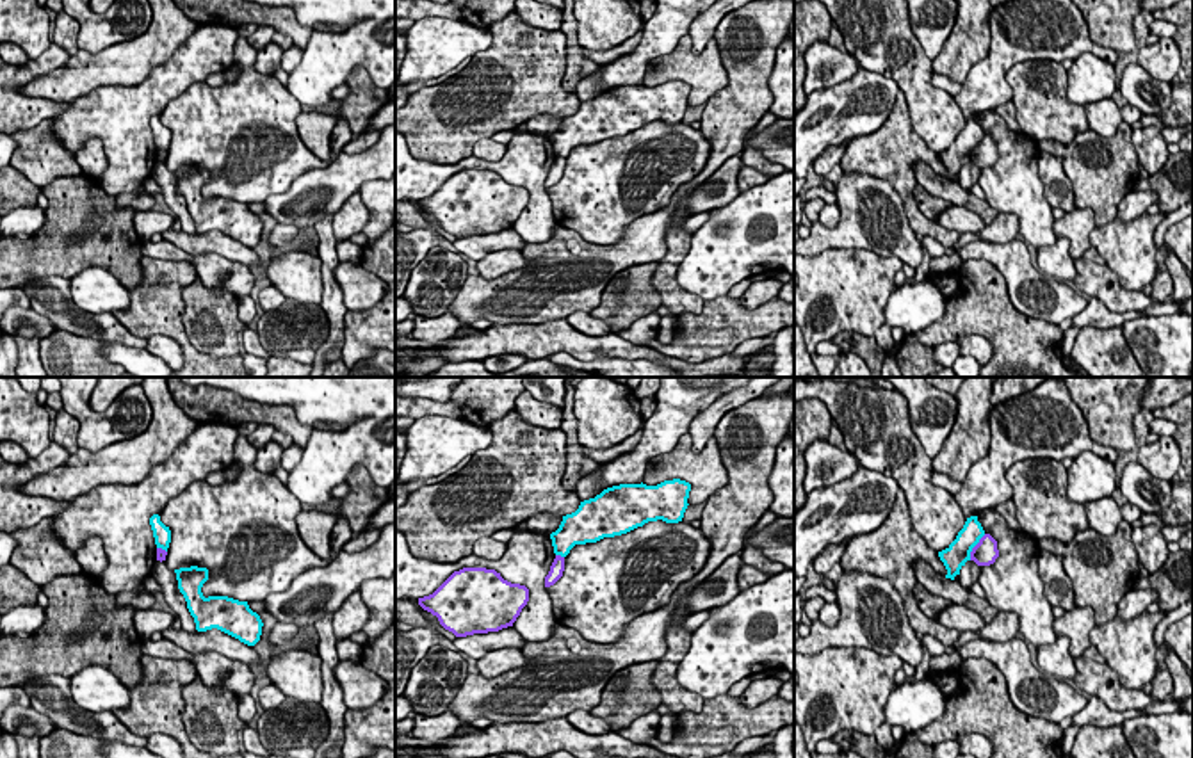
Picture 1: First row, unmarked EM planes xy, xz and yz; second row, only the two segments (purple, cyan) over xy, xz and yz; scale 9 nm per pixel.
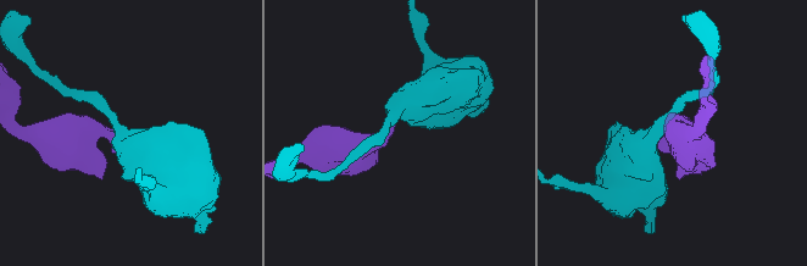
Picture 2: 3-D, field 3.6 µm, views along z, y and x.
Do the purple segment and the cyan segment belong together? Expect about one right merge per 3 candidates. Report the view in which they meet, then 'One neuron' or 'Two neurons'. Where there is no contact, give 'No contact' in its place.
Touches purple in yz. Two neurons

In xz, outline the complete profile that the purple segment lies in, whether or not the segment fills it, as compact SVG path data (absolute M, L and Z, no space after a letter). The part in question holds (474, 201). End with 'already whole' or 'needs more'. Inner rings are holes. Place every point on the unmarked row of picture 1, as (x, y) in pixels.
M486 169L454 173L433 196L418 199L418 206L456 238L513 228L527 203L525 187Z; already whole

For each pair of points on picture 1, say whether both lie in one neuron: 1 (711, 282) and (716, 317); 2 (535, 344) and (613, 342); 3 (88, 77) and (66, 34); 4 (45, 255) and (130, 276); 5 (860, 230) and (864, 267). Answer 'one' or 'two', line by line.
1: two
2: one
3: two
4: one
5: two

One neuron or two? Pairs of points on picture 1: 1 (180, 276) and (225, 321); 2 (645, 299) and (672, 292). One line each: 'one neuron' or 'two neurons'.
1: two neurons
2: two neurons

